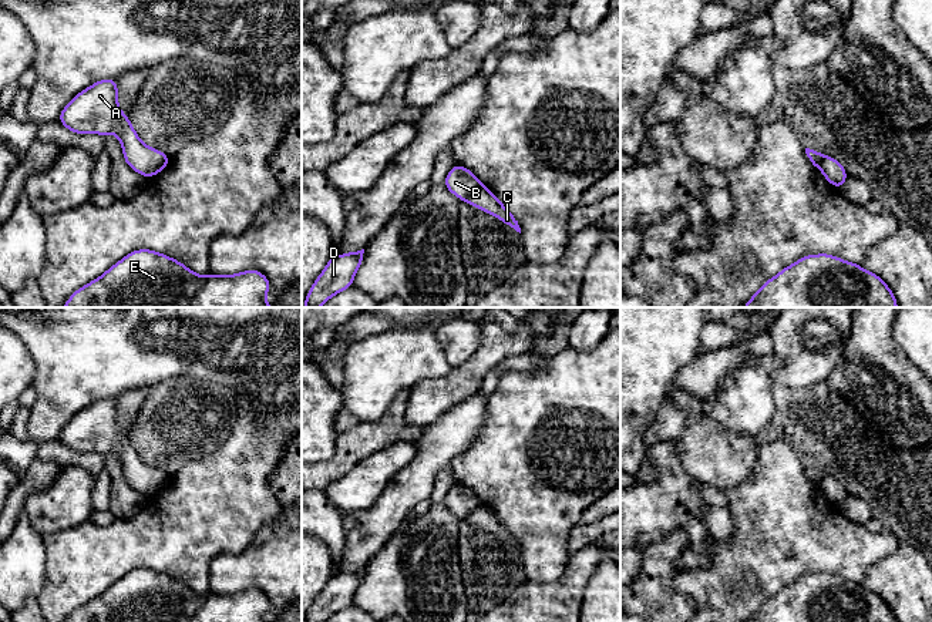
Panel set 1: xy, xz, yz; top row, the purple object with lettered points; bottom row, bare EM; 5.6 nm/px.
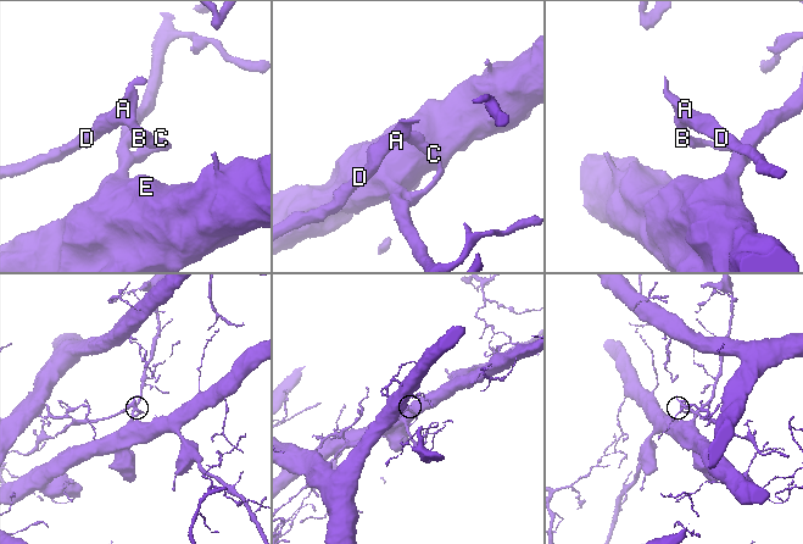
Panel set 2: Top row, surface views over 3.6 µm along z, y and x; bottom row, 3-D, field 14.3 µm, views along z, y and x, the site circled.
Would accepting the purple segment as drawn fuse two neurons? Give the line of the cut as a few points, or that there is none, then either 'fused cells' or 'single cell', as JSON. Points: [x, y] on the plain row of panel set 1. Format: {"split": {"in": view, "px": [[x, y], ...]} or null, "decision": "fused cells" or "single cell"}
{"split": {"in": "xz", "px": [[483, 504], [466, 518]]}, "decision": "fused cells"}

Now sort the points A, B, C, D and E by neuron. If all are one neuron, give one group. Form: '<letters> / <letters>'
A B D / C E

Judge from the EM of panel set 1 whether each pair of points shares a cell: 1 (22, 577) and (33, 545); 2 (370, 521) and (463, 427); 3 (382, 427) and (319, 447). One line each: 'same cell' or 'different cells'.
1: same cell
2: same cell
3: different cells

